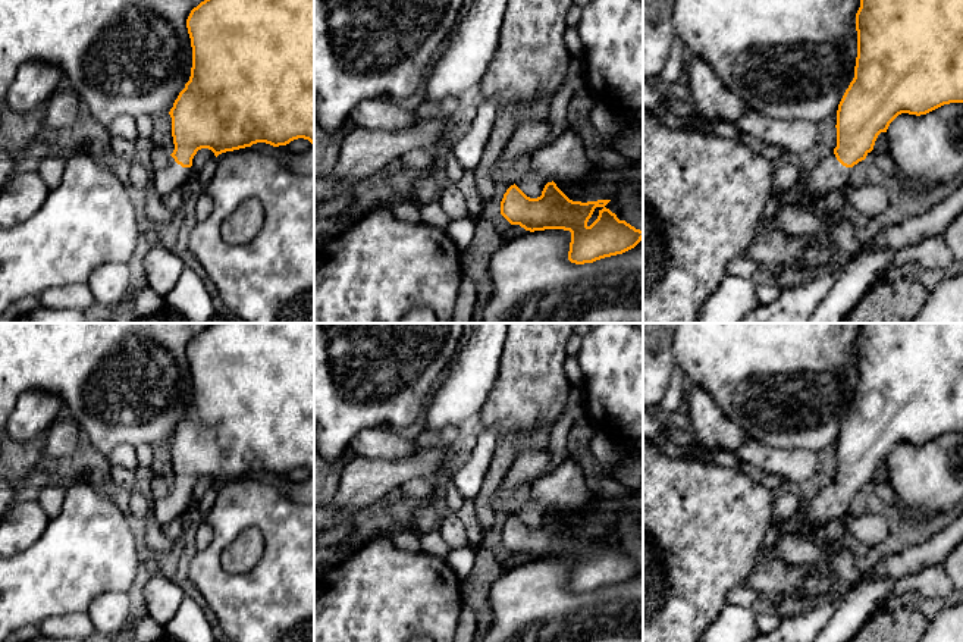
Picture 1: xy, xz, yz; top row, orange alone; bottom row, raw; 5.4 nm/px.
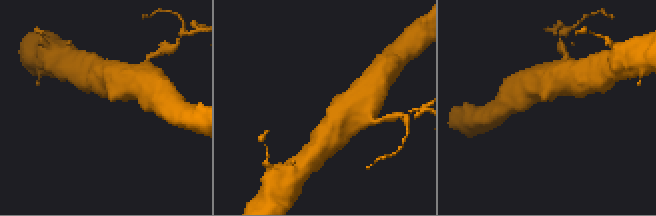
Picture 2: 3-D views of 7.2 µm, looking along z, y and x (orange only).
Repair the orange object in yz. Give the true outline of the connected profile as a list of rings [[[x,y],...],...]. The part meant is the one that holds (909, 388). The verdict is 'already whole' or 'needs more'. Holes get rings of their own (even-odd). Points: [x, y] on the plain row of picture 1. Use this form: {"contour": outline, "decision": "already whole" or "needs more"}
{"contour": [[[862,323],[856,342],[857,386],[854,407],[837,439],[837,476],[822,480],[818,494],[802,507],[791,532],[810,541],[824,526],[848,514],[853,495],[873,479],[881,461],[901,442],[926,444],[944,433],[963,432],[963,323]]], "decision": "needs more"}

